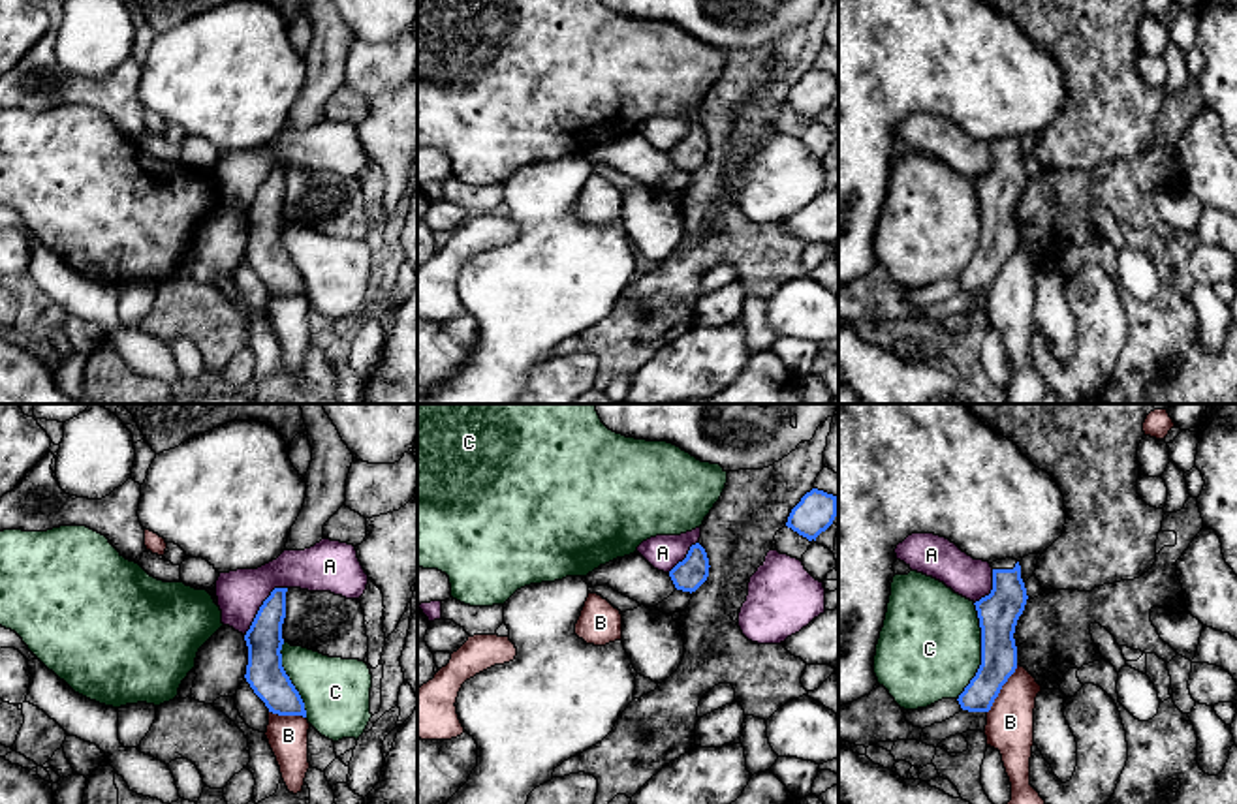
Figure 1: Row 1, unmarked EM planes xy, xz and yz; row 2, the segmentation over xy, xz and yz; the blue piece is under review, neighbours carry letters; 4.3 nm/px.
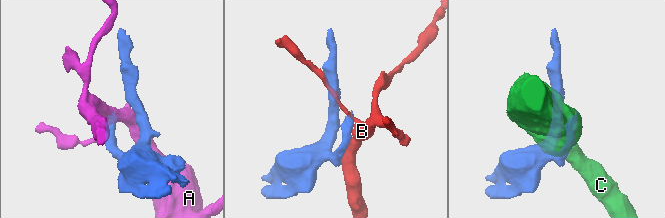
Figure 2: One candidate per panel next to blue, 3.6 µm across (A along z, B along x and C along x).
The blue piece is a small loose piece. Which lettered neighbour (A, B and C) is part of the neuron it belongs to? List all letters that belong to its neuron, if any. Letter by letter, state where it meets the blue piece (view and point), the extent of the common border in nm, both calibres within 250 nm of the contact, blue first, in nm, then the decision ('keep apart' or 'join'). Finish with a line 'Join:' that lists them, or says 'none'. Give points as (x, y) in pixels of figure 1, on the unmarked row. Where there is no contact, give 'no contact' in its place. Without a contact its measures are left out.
A: contact xy (260, 186); length 280 nm; calibres 160 and 200 nm; keep apart
B: contact yz (1001, 267); length 240 nm; calibres 160 and 200 nm; keep apart
C: contact yz (982, 231); length 420 nm; calibres 170 and 440 nm; keep apart
Join: none

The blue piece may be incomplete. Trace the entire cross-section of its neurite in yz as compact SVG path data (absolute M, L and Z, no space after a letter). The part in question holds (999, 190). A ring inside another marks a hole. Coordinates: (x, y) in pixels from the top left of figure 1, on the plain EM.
M996 139L991 147L993 169L974 182L981 207L981 244L957 278L968 291L989 291L1002 265L1015 252L1013 212L1028 178L1017 139Z

